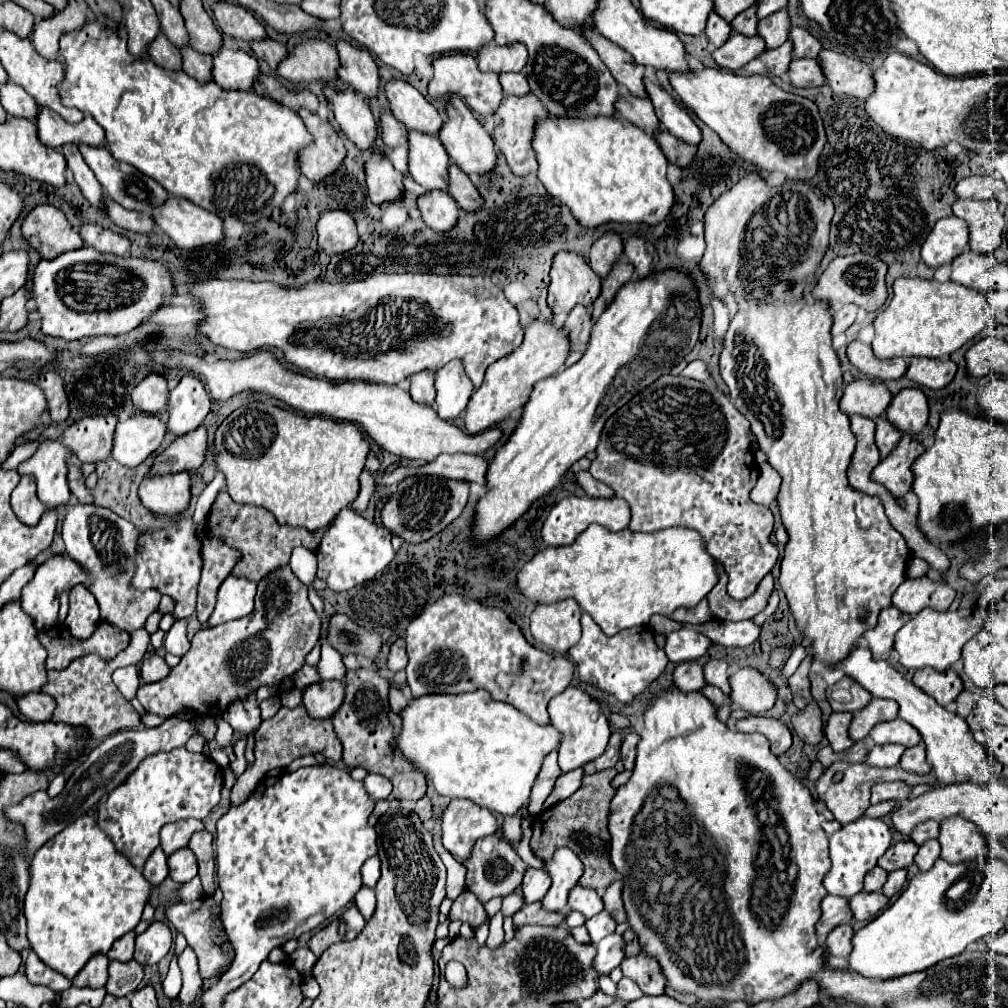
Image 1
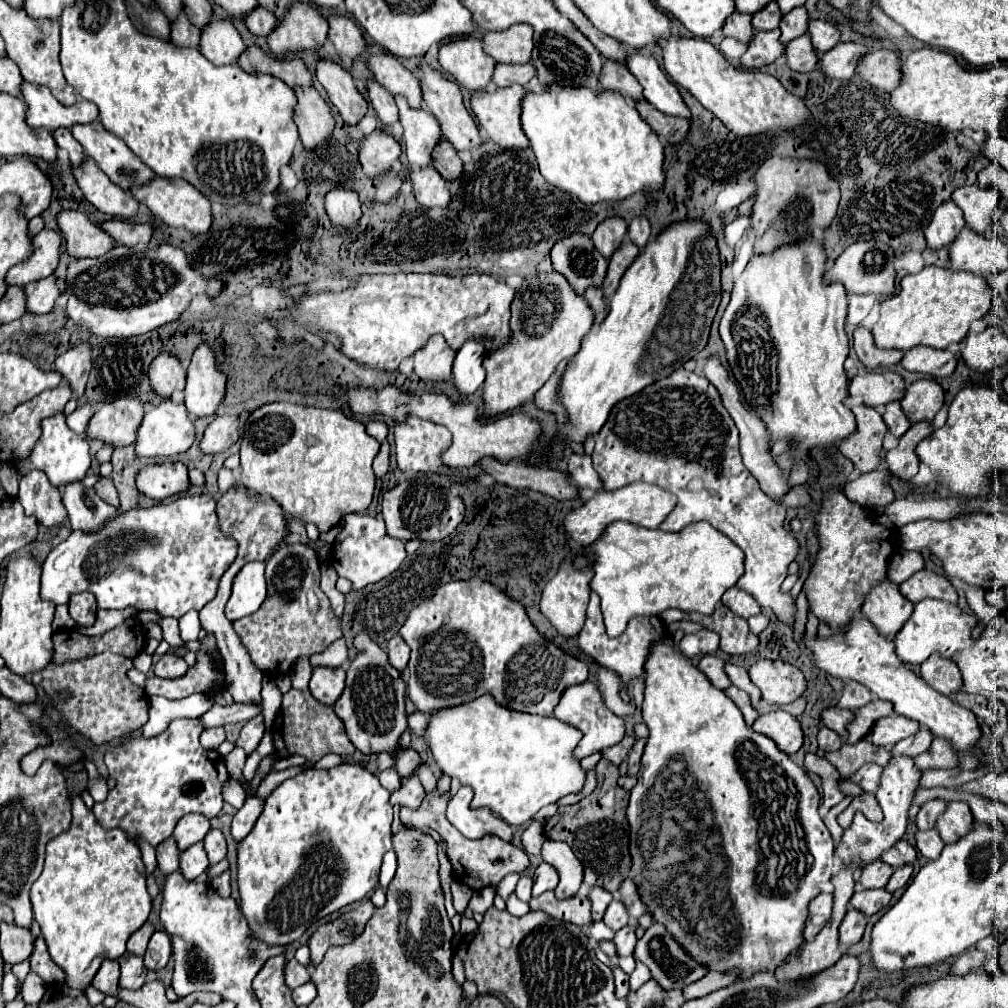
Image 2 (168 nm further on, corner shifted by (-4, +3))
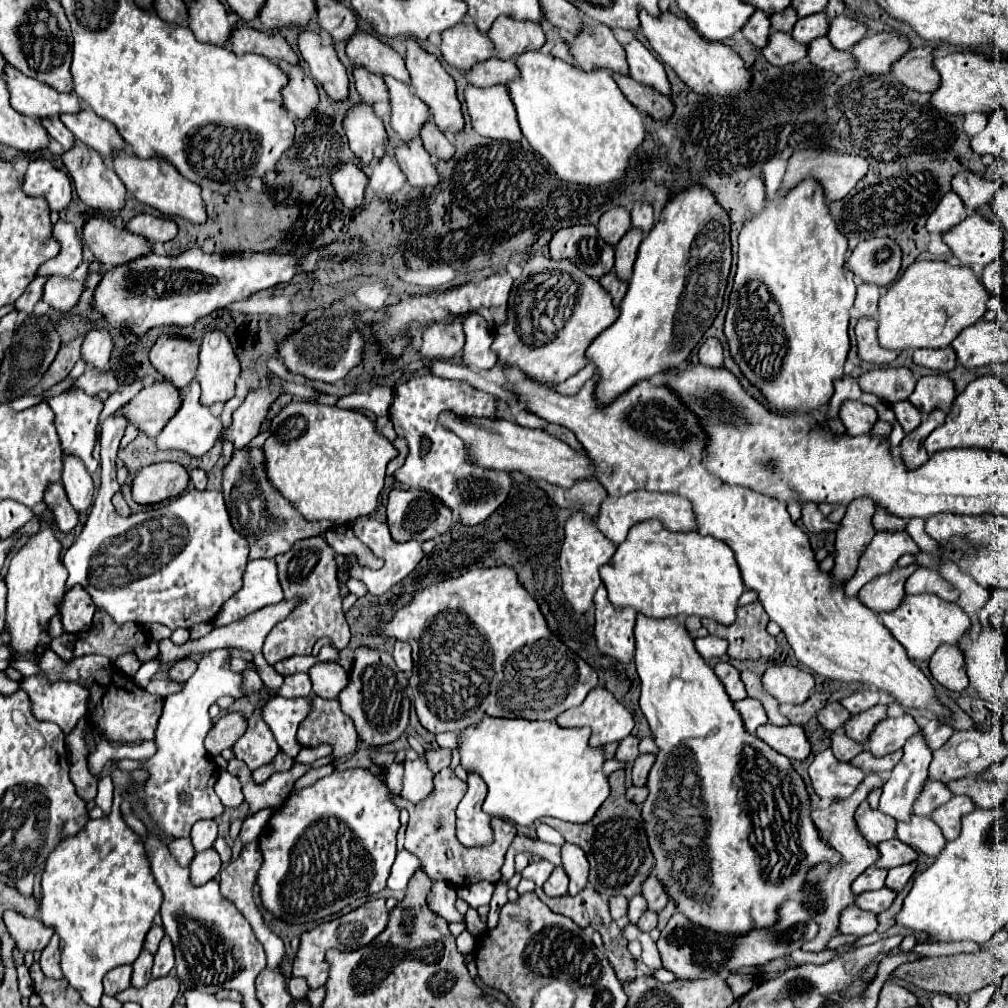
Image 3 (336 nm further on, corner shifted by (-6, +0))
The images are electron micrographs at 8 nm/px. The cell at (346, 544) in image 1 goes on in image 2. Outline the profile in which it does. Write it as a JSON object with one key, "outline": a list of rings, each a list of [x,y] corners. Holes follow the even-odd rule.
{"outline":[[[348,514],[346,516],[346,524],[344,524],[342,532],[336,536],[332,554],[330,554],[330,562],[332,562],[334,570],[338,572],[338,576],[350,580],[354,590],[386,578],[394,570],[398,570],[398,566],[404,562],[404,558],[406,558],[404,542],[390,538],[386,534],[384,520],[372,518],[368,514]]]}

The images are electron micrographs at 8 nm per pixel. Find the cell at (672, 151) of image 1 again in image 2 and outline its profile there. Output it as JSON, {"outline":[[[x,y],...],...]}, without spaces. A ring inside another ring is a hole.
{"outline":[[[646,100],[636,102],[636,110],[652,126],[662,144],[682,144],[686,140],[690,128],[690,122],[686,118],[666,116],[656,108],[652,108],[652,104],[648,104]]]}

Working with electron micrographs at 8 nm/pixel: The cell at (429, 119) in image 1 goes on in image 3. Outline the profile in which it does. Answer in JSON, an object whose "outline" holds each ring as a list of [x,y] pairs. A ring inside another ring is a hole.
{"outline":[[[356,31],[346,41],[346,55],[376,75],[392,75],[398,81],[410,83],[404,59],[372,33]]]}

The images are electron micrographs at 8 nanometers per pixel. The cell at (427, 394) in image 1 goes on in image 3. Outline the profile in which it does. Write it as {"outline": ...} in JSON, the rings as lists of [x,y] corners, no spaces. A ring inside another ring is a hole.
{"outline":[[[462,319],[458,323],[434,323],[422,337],[420,355],[428,361],[432,359],[452,359],[464,347]]]}

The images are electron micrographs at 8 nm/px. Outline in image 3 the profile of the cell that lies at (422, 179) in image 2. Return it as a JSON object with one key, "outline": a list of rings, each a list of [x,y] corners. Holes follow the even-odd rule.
{"outline":[[[414,137],[410,143],[394,147],[396,161],[404,175],[408,177],[408,183],[438,183],[438,173],[432,163],[430,153],[422,147],[420,137]]]}

